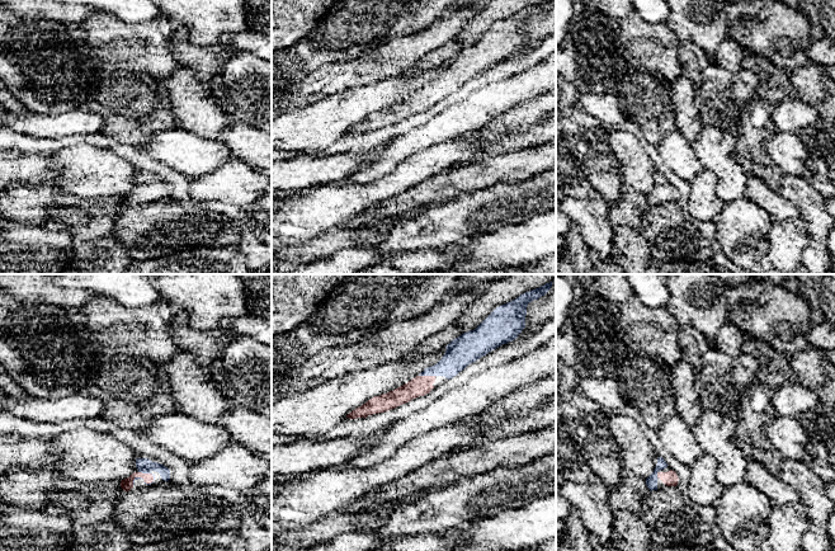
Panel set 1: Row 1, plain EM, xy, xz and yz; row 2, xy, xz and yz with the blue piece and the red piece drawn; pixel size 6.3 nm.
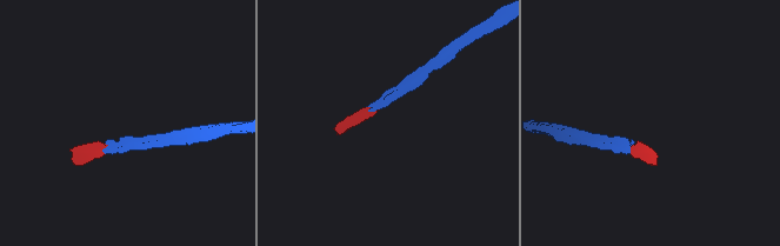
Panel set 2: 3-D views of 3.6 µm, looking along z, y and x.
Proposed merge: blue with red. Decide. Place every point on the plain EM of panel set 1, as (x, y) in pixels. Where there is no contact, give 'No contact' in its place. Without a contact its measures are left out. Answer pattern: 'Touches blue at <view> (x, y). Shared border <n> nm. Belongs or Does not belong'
Touches blue at xy (142, 194). Shared border 150 nm. Belongs

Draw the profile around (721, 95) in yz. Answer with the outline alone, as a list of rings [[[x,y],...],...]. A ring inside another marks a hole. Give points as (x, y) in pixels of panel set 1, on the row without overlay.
[[[692,43],[679,44],[683,75],[695,84],[695,105],[704,126],[732,132],[744,108],[758,96],[759,77],[750,70],[731,72],[717,63],[703,67]]]

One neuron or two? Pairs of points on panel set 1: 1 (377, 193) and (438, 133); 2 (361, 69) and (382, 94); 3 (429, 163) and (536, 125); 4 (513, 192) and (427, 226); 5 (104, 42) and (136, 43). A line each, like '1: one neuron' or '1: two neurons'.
1: two neurons
2: two neurons
3: two neurons
4: one neuron
5: one neuron

